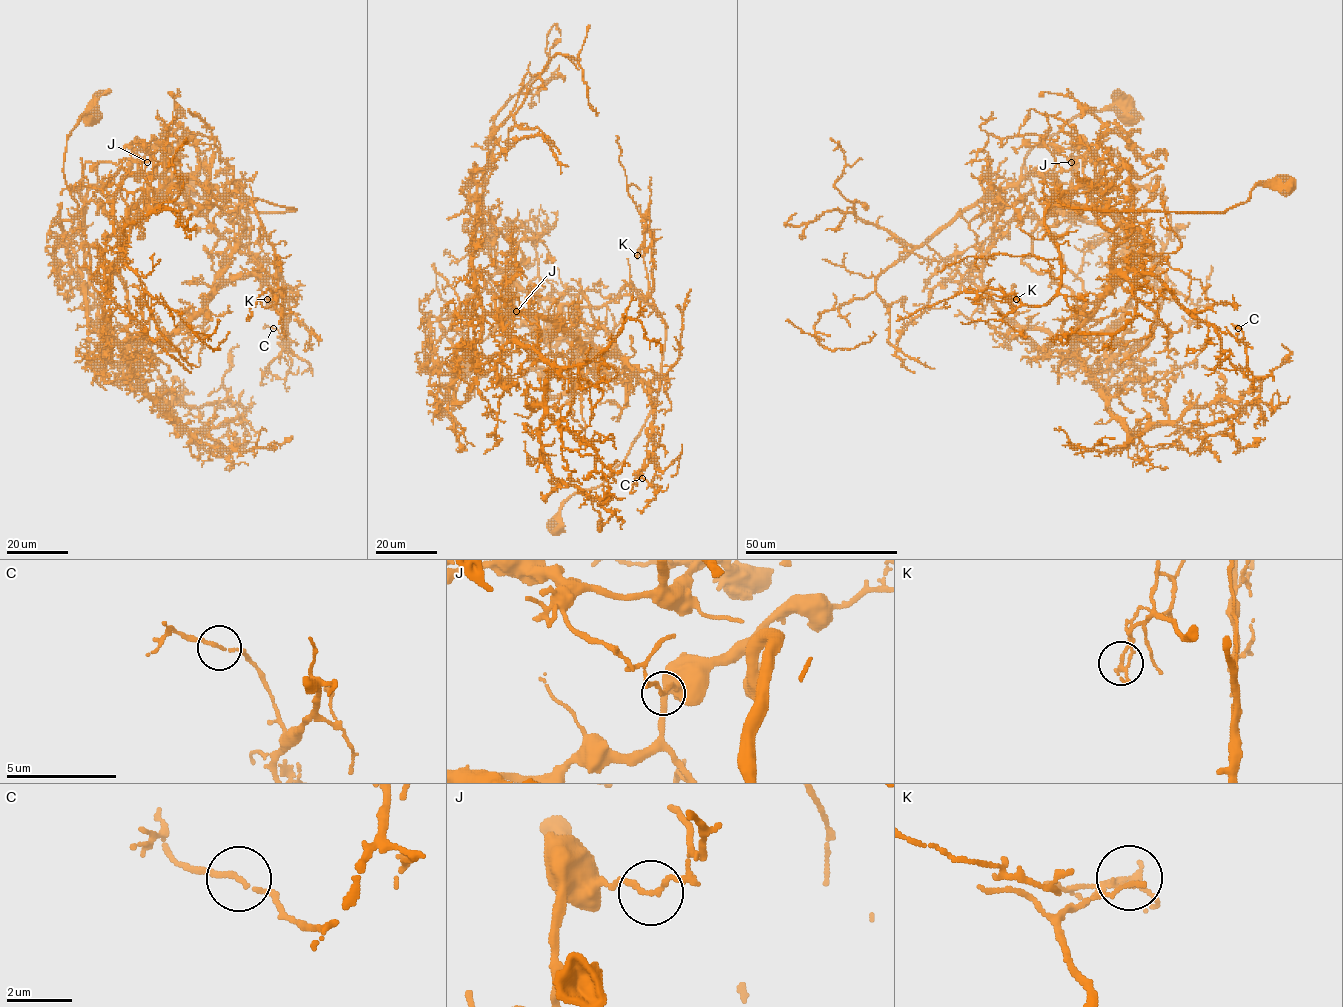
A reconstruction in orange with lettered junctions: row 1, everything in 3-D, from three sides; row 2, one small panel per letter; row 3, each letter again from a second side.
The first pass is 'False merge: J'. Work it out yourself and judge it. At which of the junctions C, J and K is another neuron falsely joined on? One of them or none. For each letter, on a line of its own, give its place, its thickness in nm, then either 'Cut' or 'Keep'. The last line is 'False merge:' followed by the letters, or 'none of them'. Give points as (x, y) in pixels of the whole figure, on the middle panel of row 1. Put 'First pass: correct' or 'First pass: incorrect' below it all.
C: Place: (642, 478). Thickness 140 nm. Keep
J: Place: (516, 311). Thickness 140 nm. Cut
K: Place: (637, 255). Thickness 160 nm. Keep
False merge: J
First pass: correct

